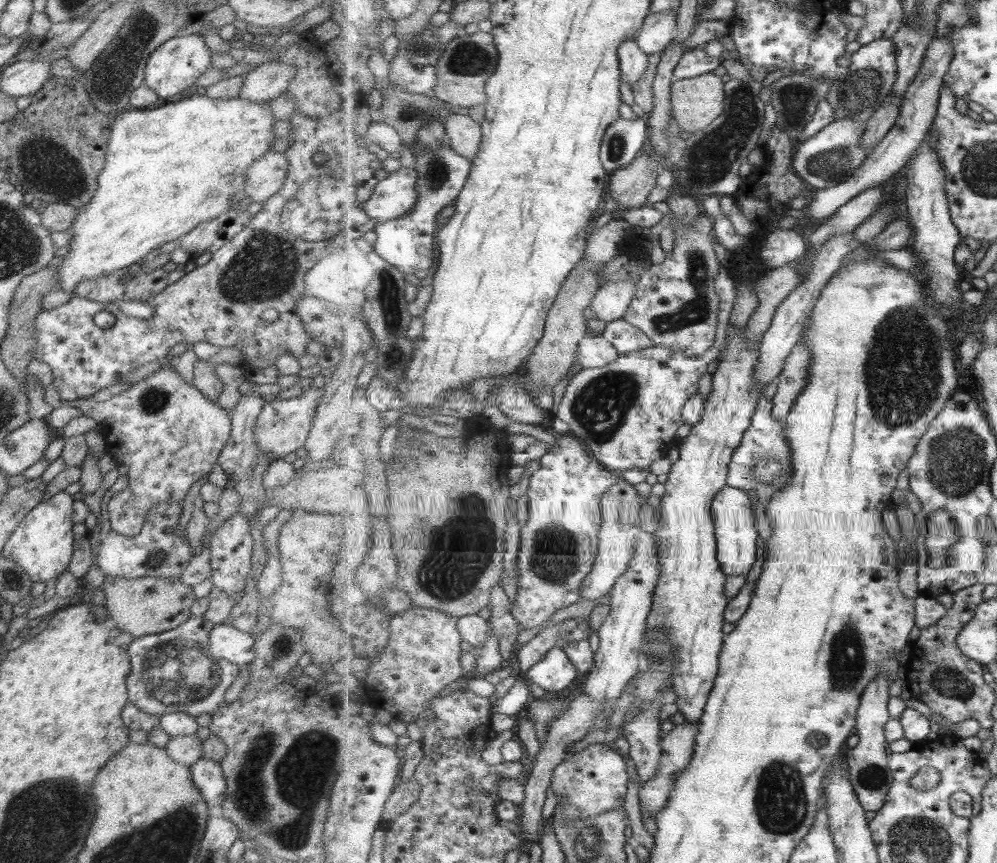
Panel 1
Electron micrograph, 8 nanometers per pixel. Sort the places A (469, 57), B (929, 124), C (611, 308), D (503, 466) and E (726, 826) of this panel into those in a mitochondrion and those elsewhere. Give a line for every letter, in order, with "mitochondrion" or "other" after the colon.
A: mitochondrion
B: other
C: other
D: other
E: other

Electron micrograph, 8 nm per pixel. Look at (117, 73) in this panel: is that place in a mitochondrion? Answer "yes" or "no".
yes

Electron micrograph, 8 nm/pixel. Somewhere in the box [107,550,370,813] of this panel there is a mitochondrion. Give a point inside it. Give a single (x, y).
(178, 671)

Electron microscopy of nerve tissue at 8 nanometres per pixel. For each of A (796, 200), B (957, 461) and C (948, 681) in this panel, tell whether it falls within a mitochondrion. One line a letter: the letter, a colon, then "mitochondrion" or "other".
A: other
B: mitochondrion
C: mitochondrion

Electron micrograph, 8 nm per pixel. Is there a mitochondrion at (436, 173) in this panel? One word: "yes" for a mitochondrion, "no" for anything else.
yes

